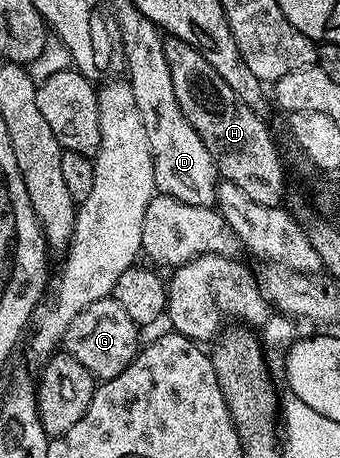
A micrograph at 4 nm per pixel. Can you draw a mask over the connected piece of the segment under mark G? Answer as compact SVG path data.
M114 297L102 299L93 301L93 305L81 309L81 313L73 317L69 329L65 329L61 347L64 352L79 361L96 381L112 379L139 354L141 350L139 331L141 331L140 324L135 323L133 317L129 317L129 313L121 309L121 305L117 305Z

